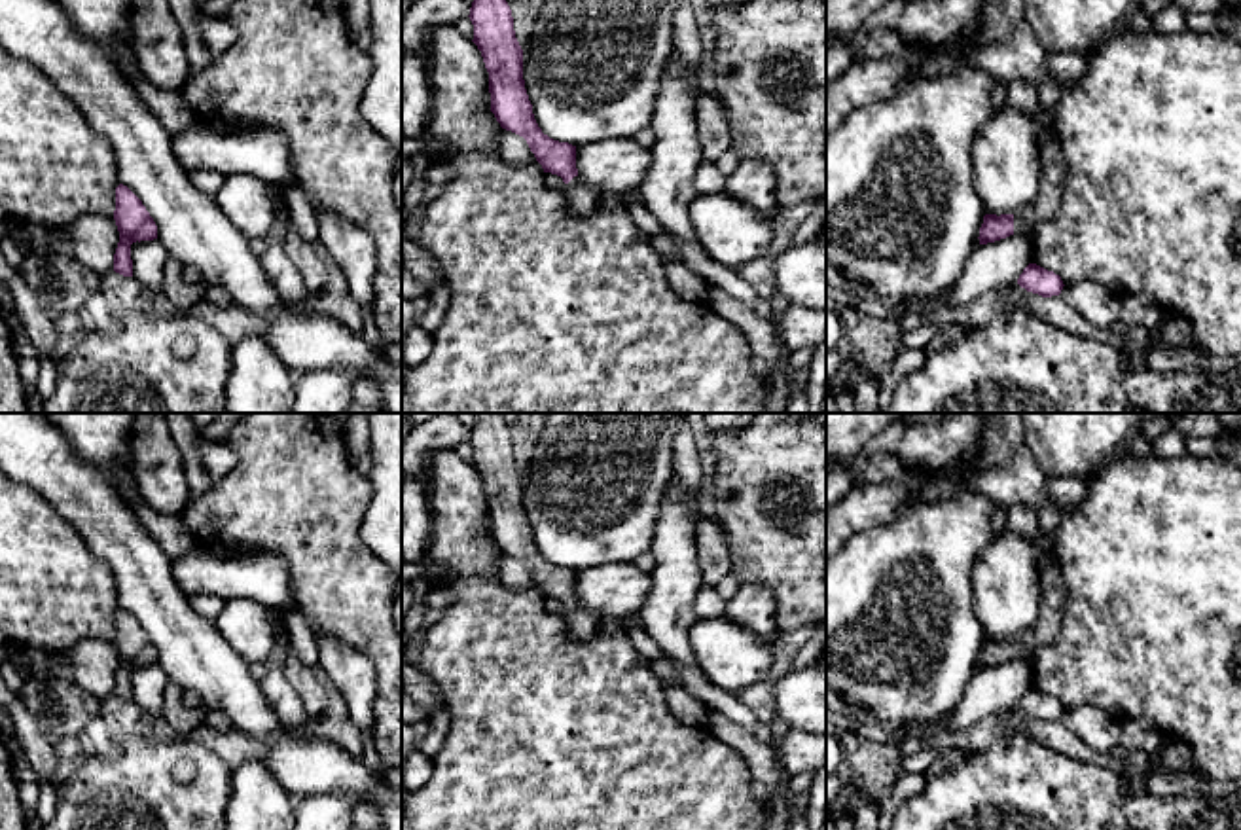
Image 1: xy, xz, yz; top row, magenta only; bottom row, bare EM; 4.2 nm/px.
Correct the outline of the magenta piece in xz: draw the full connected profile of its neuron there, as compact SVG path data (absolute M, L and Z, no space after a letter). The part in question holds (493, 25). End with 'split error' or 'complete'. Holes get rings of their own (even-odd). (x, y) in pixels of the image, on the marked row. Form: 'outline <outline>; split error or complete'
outline M474 0L470 8L474 44L489 72L491 112L502 129L523 136L544 172L563 178L563 195L572 214L599 210L593 193L578 176L576 146L549 138L538 127L523 80L523 49L515 38L506 0Z; split error

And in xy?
outline M123 184L116 188L114 220L119 231L114 271L123 277L133 277L131 244L157 239L157 226L142 201Z; complete

